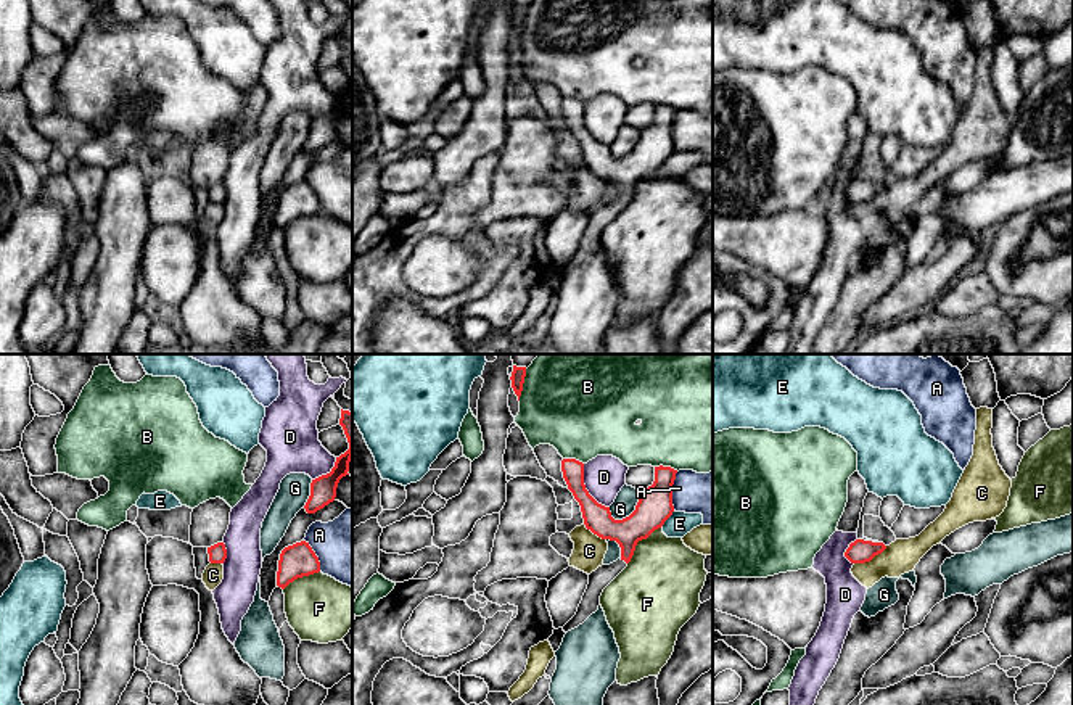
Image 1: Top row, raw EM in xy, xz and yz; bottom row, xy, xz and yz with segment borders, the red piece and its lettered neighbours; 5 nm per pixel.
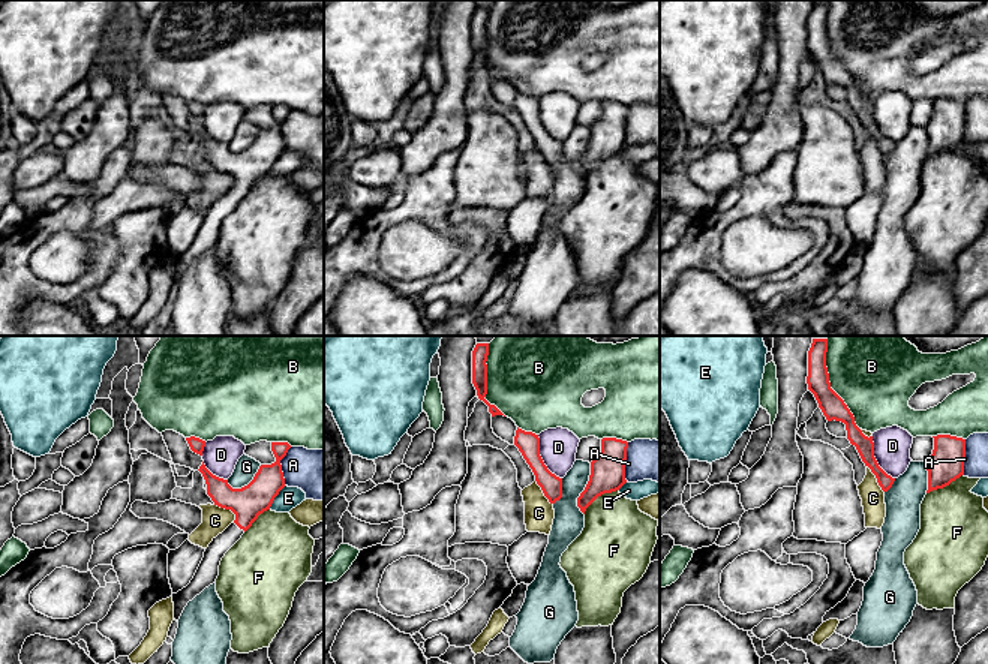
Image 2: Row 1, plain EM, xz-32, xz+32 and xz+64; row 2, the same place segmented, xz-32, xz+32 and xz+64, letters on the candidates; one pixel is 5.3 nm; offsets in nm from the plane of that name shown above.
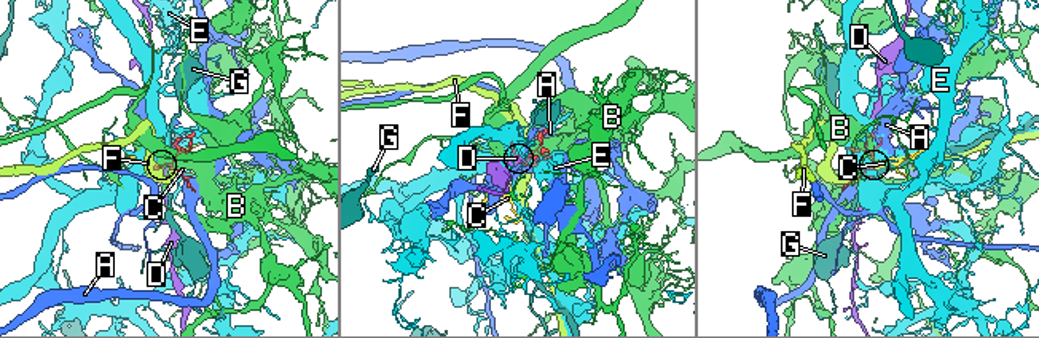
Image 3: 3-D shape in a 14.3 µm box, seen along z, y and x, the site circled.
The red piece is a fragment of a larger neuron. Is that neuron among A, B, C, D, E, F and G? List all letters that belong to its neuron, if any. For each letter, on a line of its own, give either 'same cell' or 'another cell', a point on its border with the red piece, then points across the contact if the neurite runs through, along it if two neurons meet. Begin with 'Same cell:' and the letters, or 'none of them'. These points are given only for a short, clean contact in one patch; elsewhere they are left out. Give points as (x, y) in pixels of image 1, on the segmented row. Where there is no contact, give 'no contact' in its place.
Same cell: none of them
A: another cell | xz (671, 491)
B: another cell | xz (522, 385)
C: another cell | yz (871, 559)
D: another cell | xz (584, 488)
E: another cell | xz (668, 517)
F: another cell | xz (639, 540)
G: another cell | xz (633, 512)

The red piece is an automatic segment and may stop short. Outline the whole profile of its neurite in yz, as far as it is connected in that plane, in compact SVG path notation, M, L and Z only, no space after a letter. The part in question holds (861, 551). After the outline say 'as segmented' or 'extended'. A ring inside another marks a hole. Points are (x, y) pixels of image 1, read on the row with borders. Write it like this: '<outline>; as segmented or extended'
M856 539L846 549L845 557L851 563L865 563L870 562L875 555L882 554L885 549L886 546L883 542Z; as segmented

